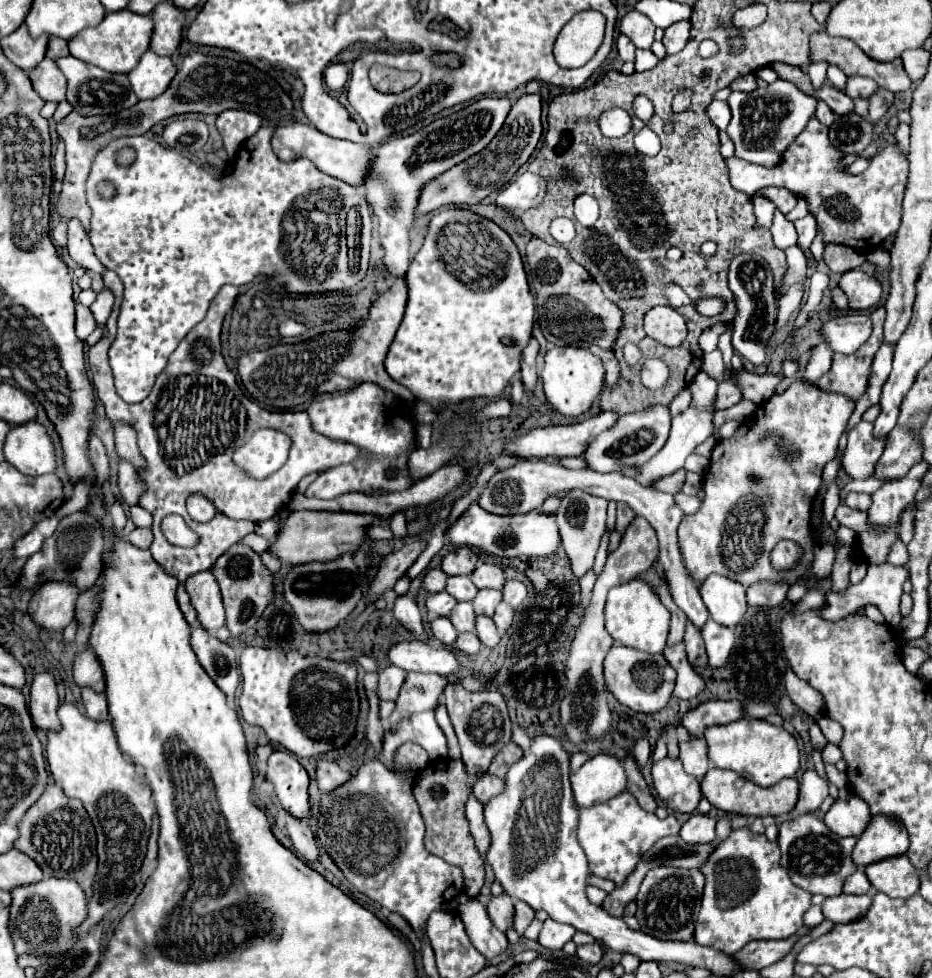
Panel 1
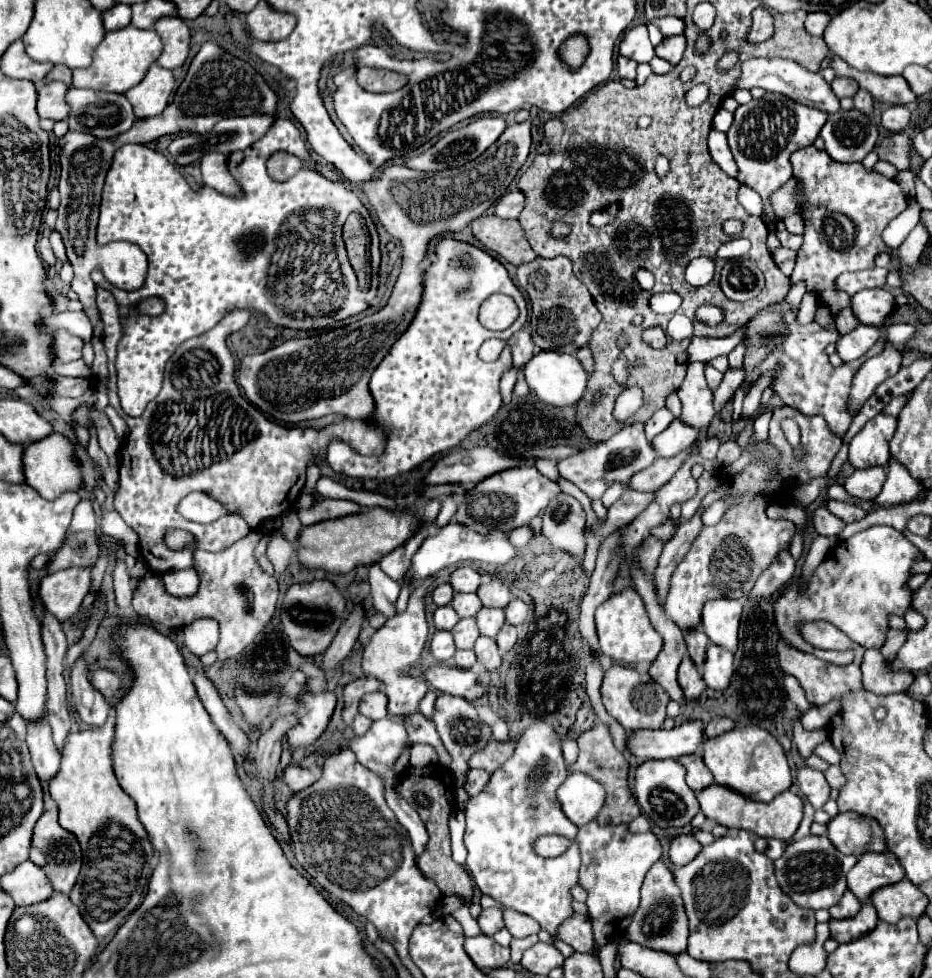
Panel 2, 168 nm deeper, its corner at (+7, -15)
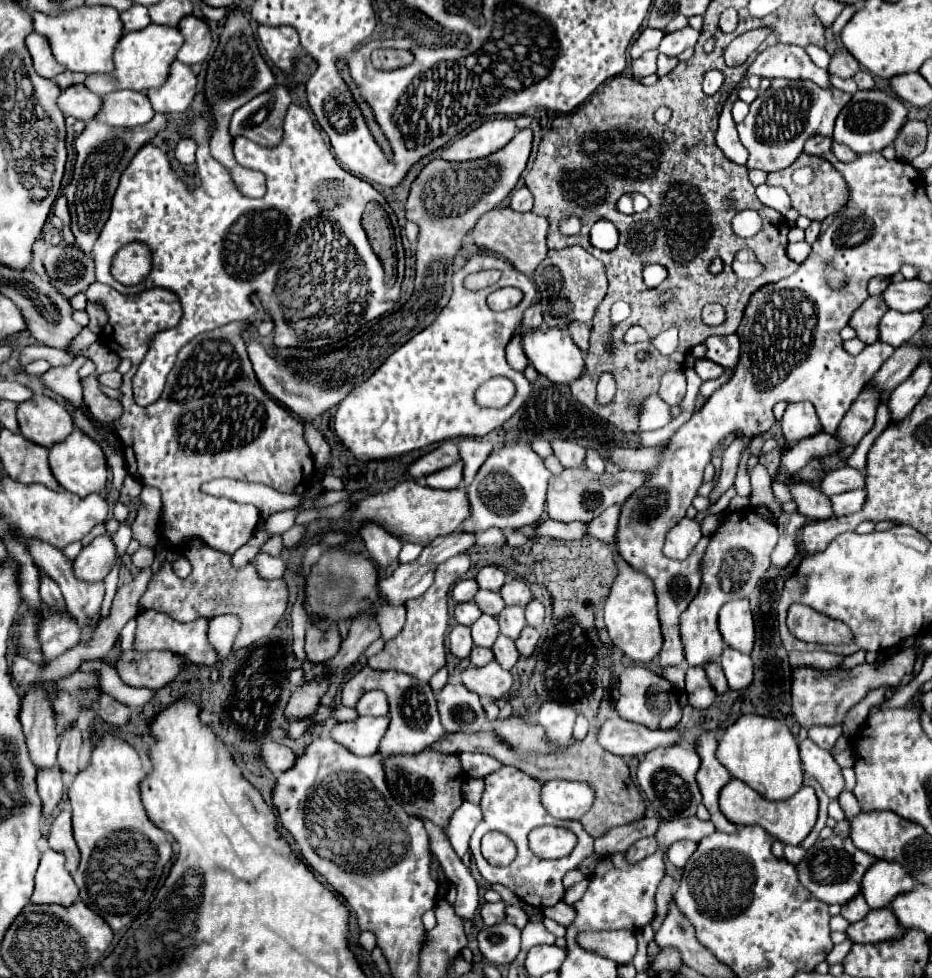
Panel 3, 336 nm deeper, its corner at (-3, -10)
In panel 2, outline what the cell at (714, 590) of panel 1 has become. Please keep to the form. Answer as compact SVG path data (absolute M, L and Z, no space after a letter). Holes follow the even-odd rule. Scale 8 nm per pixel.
M715 599L705 603L701 627L705 635L711 639L711 643L735 653L739 643L739 617L741 617L741 601Z

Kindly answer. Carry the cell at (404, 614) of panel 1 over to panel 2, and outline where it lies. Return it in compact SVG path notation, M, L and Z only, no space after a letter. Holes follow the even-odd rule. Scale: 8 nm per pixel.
M379 563L369 567L369 585L371 585L369 603L373 603L373 607L379 613L393 617L395 615L395 601L399 597L401 587L381 571Z

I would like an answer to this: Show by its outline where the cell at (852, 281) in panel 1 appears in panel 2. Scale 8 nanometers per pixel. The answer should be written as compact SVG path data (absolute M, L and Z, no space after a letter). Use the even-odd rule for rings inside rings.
M865 289L853 295L851 309L865 325L881 325L895 309L895 295L885 289Z

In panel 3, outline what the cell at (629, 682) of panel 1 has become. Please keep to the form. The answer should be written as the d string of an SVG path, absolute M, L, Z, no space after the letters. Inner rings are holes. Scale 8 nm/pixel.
M643 666L623 668L623 672L619 674L617 690L619 690L619 696L615 702L615 710L621 718L639 722L653 730L665 730L665 728L673 728L679 724L681 706L679 706L677 694L673 692L673 686L665 678L653 674L649 668L643 668Z

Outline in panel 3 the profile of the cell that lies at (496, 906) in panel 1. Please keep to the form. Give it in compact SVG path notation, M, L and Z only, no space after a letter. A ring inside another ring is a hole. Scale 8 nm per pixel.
M485 902L481 906L481 918L487 926L495 926L495 924L505 922L505 904L503 902L495 902L495 904Z

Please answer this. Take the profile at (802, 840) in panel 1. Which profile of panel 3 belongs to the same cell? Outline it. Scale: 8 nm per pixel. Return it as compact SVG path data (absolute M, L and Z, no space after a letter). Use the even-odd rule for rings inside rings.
M831 836L827 840L817 840L805 854L805 858L795 866L799 874L799 882L821 902L827 904L843 904L849 902L861 890L863 872L875 862L873 856L855 848L851 838Z

